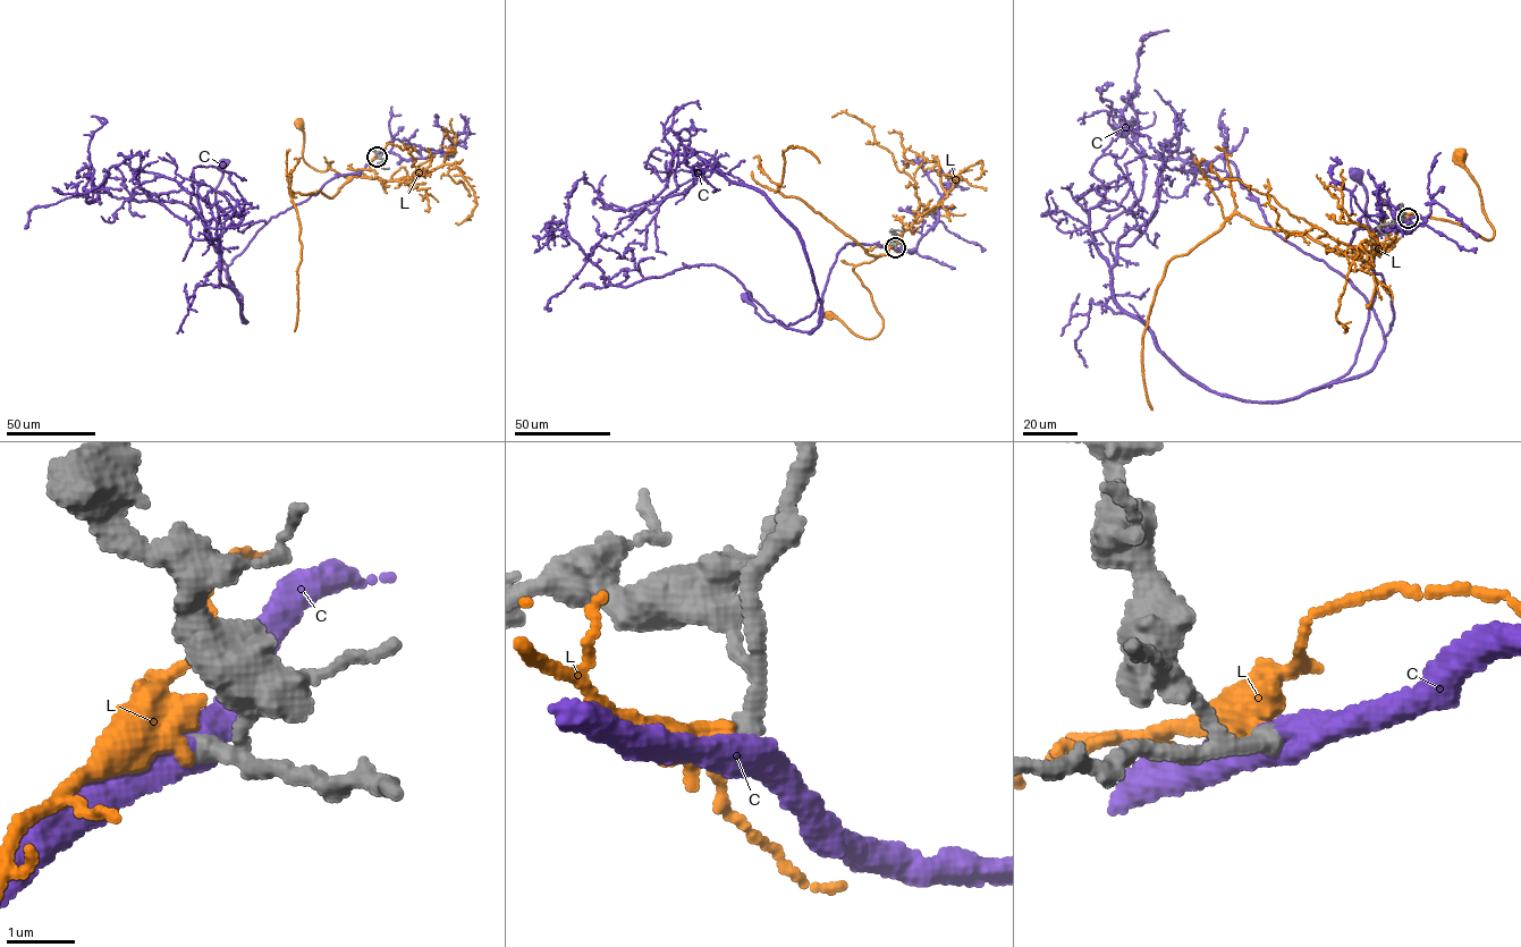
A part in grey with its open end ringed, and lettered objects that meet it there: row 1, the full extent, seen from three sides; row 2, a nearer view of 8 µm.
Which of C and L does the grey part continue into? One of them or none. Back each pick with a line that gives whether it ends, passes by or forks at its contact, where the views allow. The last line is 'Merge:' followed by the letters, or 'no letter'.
C: it passes by
Merge: C

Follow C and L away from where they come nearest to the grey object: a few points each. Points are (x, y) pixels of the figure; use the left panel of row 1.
C: (377, 157), (358, 172), (331, 178), (258, 231), (228, 267), (241, 299), (220, 256), (216, 194), (222, 162)
L: (375, 157), (369, 165), (379, 178), (344, 176), (328, 167), (332, 161), (318, 171), (303, 157), (298, 125)

